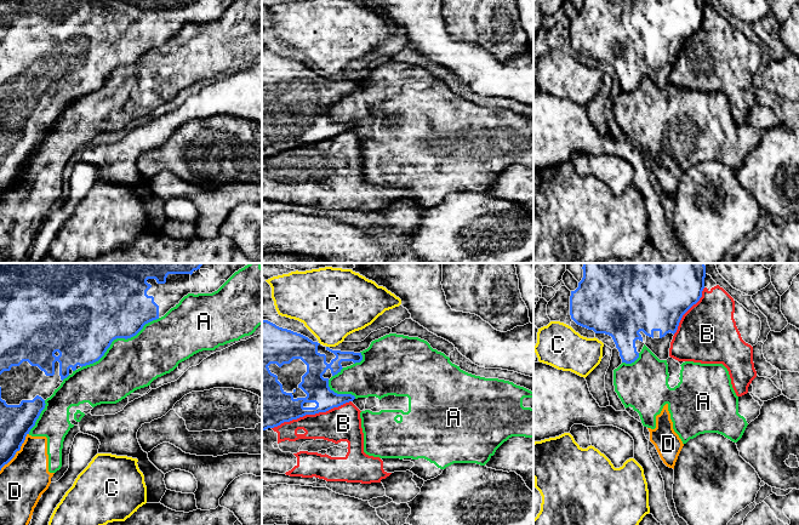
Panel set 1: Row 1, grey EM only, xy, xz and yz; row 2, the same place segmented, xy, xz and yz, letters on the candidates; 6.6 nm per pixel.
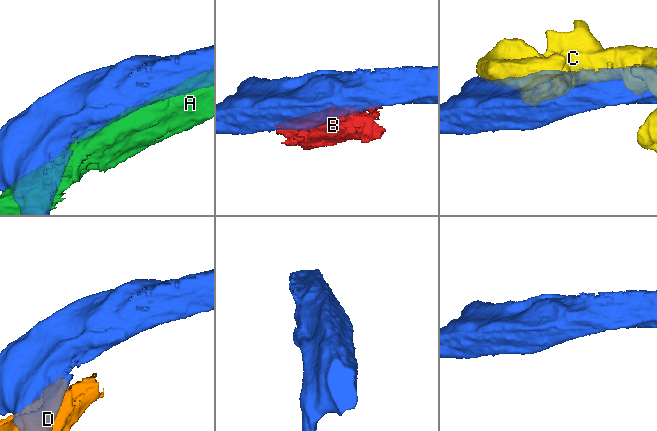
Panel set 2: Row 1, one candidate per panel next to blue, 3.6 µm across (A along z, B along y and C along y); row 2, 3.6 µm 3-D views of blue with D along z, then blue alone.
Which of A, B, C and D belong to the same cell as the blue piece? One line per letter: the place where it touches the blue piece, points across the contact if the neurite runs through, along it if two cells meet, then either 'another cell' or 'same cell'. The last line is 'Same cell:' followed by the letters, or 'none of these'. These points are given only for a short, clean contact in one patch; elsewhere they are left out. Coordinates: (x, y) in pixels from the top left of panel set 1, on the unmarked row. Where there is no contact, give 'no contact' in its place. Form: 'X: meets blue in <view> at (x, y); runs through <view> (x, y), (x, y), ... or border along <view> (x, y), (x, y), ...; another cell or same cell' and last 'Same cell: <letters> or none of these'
A: meets blue in xy at (118, 66); another cell
B: meets blue in xz at (310, 142); another cell
C: no contact; another cell
D: meets blue in xy at (16, 180); another cell
Same cell: none of these

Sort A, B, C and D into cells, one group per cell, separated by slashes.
A D / B / C

